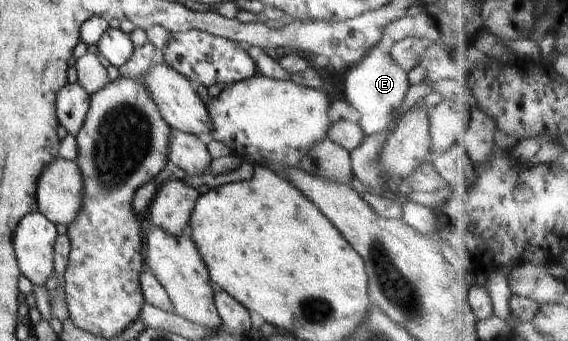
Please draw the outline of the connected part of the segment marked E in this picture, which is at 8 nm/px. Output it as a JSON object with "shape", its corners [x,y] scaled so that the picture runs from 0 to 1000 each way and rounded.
{"shape":[[[678,111],[678,123],[662,132],[630,188],[618,194],[606,229],[609,293],[634,331],[630,370],[643,396],[680,387],[694,370],[701,334],[713,328],[708,323],[708,299],[724,252],[715,235],[717,214],[701,199],[694,176],[687,176],[685,135]]]}

